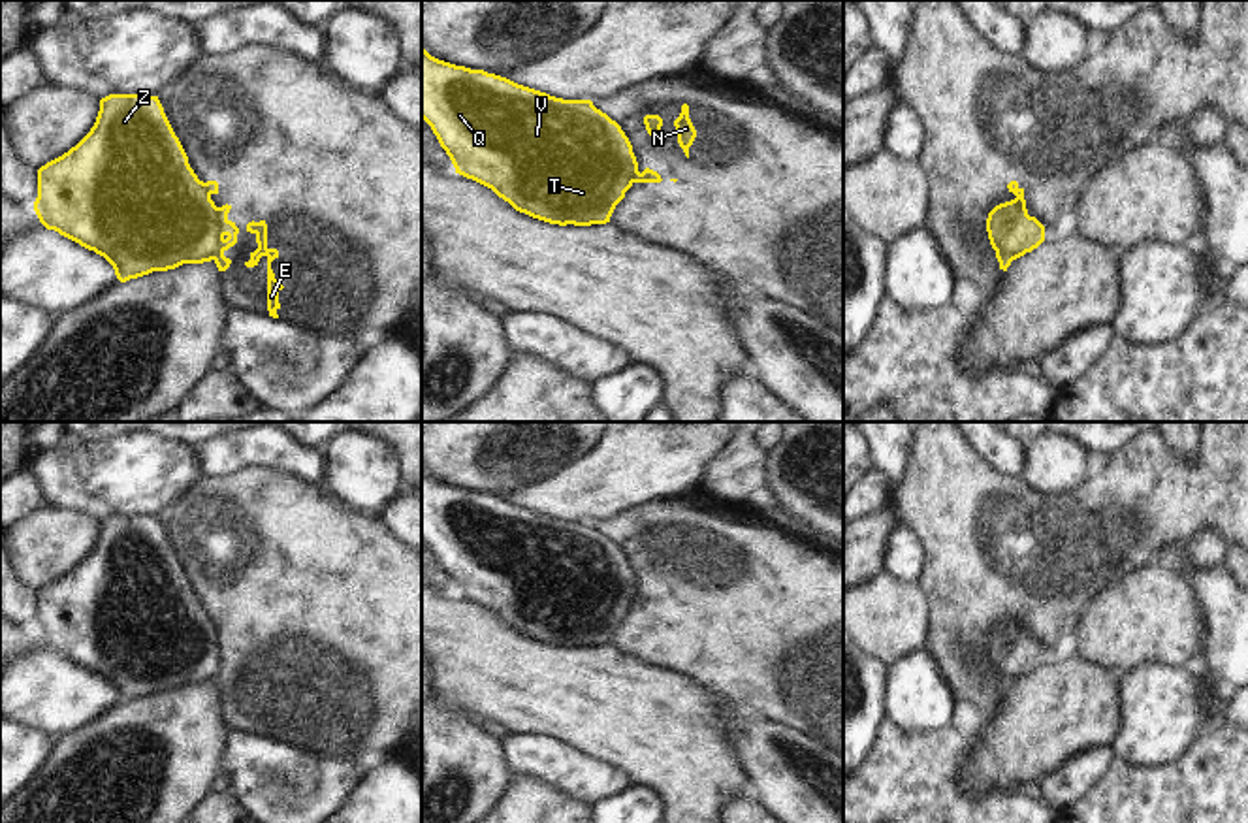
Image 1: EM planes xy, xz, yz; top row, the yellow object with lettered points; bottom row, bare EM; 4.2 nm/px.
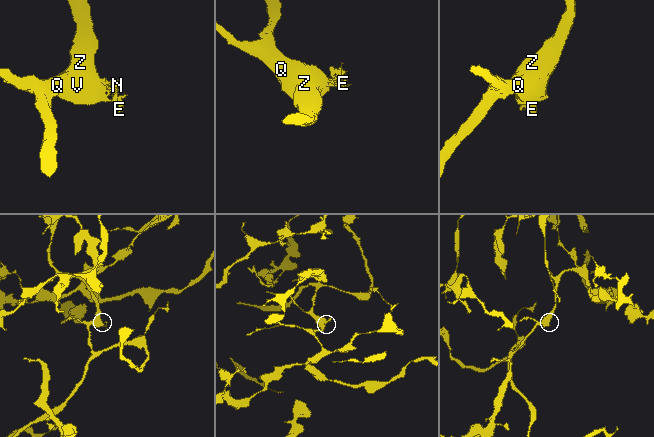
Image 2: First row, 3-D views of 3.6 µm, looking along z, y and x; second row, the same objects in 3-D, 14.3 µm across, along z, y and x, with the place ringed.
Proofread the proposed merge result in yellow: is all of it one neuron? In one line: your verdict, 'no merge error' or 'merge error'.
merge error

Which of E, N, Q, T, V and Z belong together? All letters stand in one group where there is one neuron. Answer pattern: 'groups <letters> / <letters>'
groups E N / Q T V Z

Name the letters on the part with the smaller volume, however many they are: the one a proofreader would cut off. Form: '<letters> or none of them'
E, N.

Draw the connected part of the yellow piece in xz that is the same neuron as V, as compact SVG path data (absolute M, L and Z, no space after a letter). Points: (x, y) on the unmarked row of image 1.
M424 467L422 541L456 595L550 646L606 646L632 608L632 567L591 522L563 522L484 492L456 488L431 478Z

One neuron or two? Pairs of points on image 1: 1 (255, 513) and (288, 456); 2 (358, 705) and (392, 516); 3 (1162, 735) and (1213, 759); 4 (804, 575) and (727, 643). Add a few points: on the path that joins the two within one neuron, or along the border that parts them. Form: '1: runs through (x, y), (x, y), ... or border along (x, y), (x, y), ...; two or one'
1: border along (236, 469), (268, 467), (320, 486); two
2: border along (379, 516), (381, 524), (401, 543); two
3: border along (1226, 724), (1205, 729), (1179, 758), (1147, 765); two
4: runs through (785, 594), (763, 616), (753, 616), (746, 624); one

